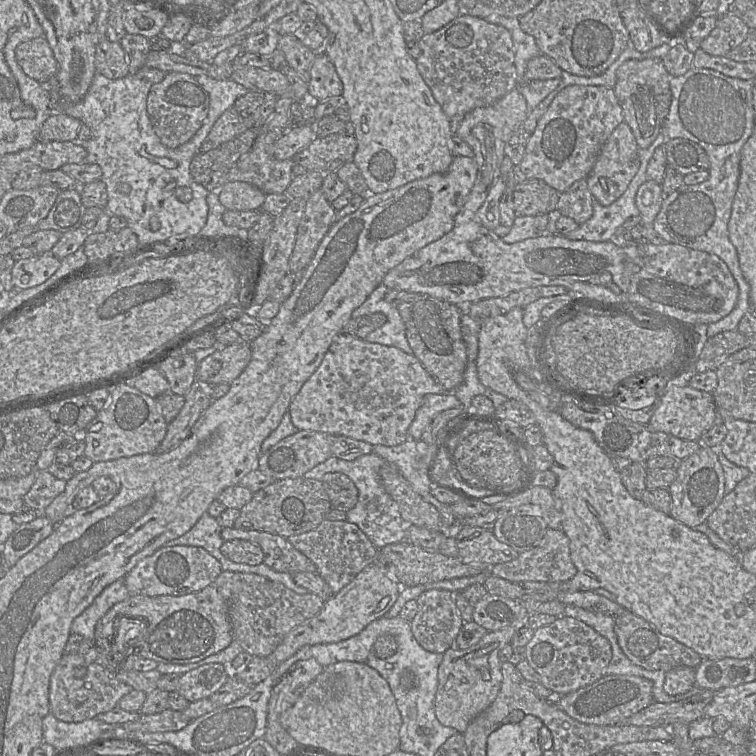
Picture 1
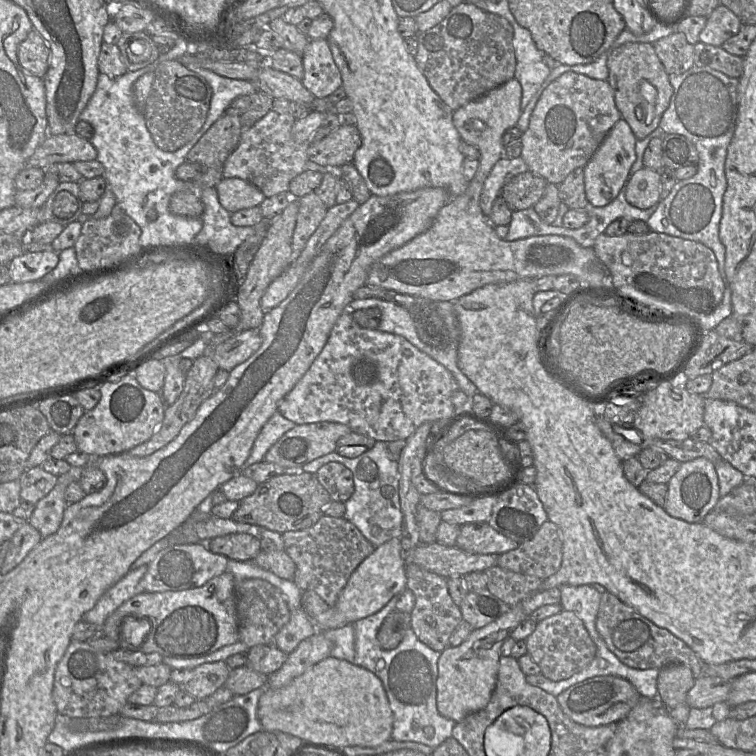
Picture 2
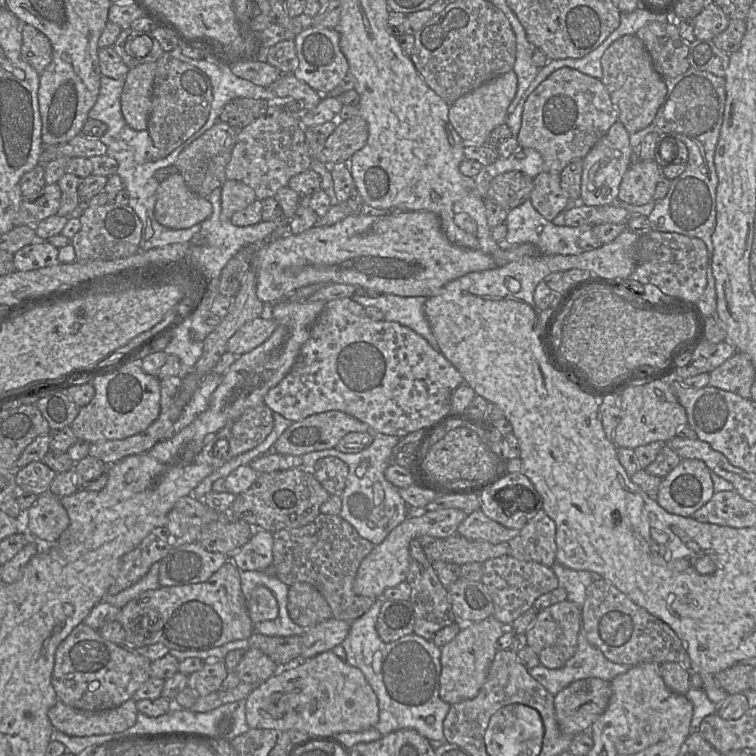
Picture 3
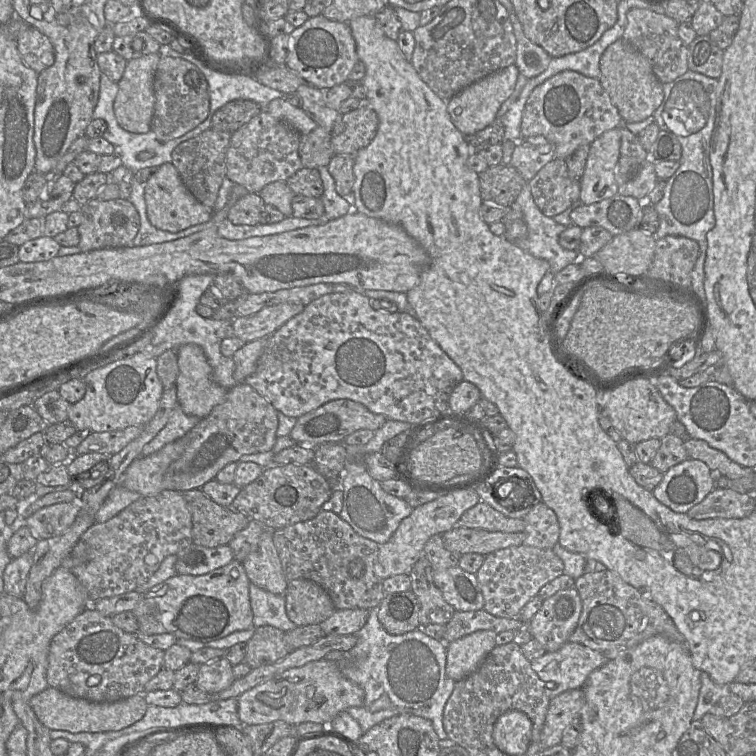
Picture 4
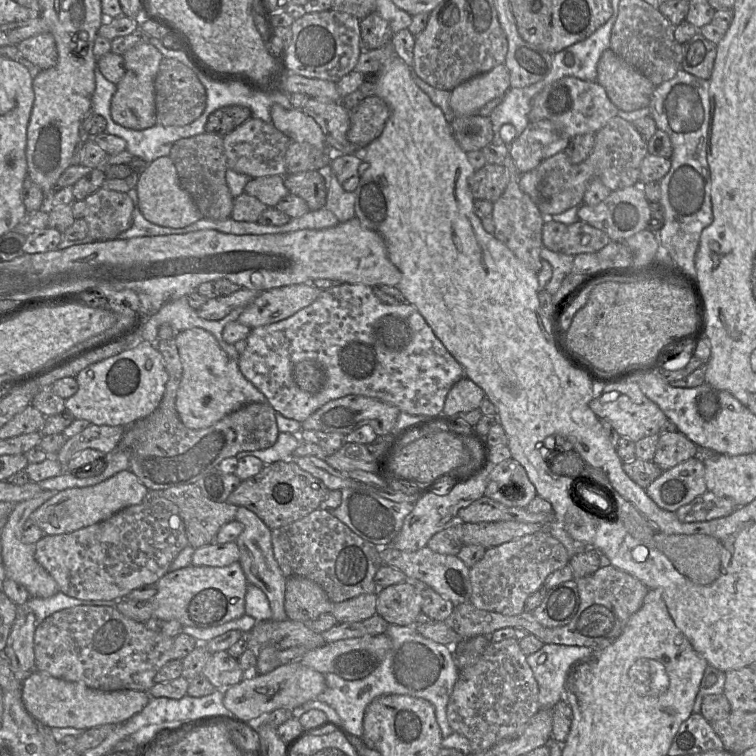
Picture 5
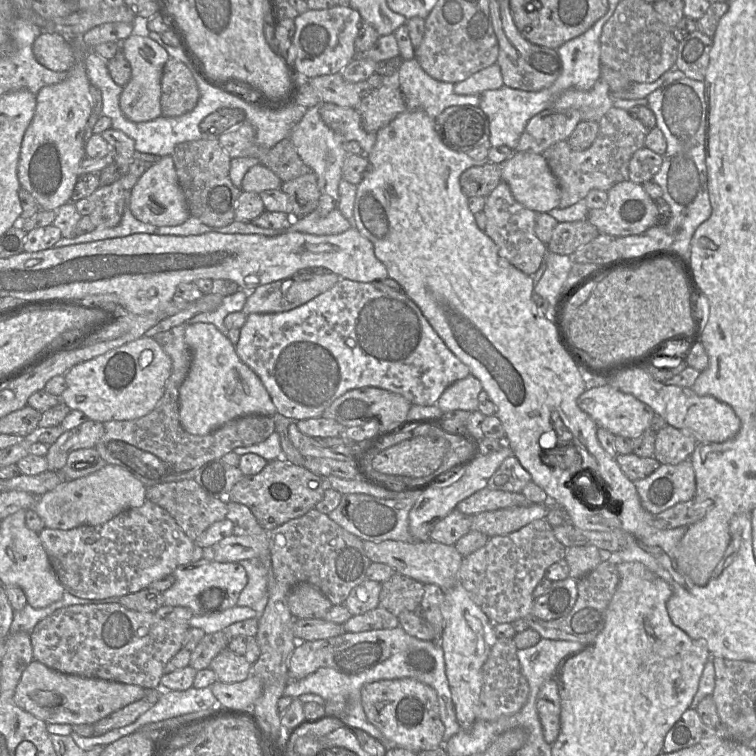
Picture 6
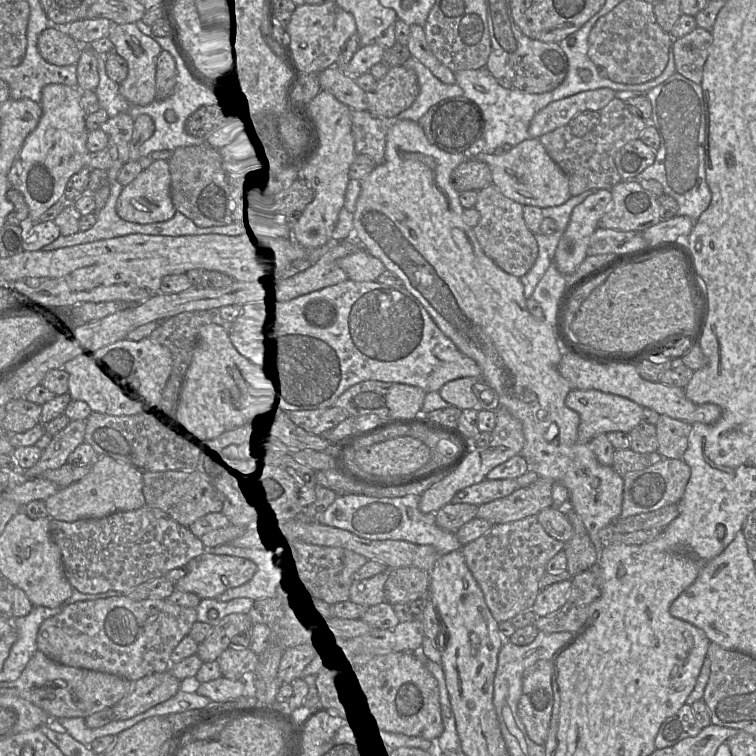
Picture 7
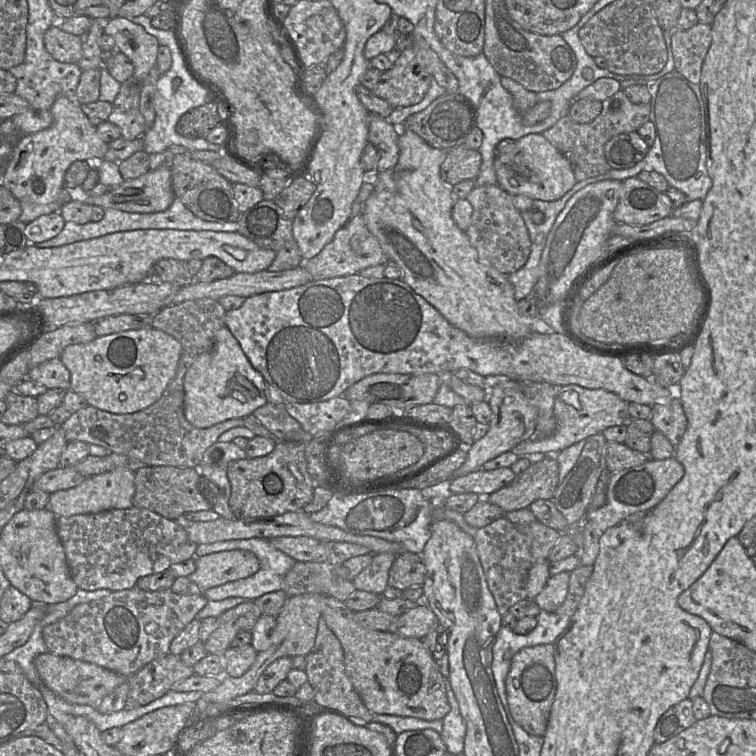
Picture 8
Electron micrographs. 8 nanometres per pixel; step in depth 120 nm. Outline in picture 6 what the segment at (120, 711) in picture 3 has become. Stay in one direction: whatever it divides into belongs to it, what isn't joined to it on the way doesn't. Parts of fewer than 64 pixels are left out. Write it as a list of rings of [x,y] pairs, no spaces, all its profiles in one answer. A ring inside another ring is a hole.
[[[33,661],[23,671],[15,689],[15,703],[46,724],[94,724],[109,714],[144,697],[146,689],[100,678],[65,674]]]

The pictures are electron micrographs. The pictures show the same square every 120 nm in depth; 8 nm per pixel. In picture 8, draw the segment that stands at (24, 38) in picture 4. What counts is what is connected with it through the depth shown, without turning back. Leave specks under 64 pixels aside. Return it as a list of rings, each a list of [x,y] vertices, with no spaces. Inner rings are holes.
[[[51,26],[44,34],[44,45],[48,53],[61,63],[78,64],[82,58],[80,36]]]

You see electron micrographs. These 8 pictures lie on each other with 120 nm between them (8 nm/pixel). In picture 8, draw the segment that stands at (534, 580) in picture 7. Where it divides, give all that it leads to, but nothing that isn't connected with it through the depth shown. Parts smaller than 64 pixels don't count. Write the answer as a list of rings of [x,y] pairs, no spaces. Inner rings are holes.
[[[501,517],[479,528],[473,538],[486,577],[488,588],[501,616],[517,602],[527,599],[525,585],[529,570],[537,563],[547,560],[562,533],[540,523],[515,524]]]

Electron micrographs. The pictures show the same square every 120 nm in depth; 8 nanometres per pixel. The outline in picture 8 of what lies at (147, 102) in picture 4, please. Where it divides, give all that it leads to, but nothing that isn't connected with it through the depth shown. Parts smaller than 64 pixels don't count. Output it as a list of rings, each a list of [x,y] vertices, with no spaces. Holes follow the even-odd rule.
[[[111,17],[103,23],[105,34],[114,38],[117,50],[125,54],[134,65],[133,80],[140,85],[156,67],[160,46],[156,37],[131,20]]]

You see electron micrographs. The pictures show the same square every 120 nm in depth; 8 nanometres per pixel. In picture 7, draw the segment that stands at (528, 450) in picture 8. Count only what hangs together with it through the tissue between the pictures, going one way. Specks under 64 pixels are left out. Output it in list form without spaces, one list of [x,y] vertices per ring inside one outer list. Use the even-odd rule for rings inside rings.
[[[572,389],[565,399],[565,404],[580,416],[578,427],[578,441],[580,443],[588,443],[602,433],[607,434],[613,431],[629,433],[642,421],[642,406],[628,398],[599,390]]]

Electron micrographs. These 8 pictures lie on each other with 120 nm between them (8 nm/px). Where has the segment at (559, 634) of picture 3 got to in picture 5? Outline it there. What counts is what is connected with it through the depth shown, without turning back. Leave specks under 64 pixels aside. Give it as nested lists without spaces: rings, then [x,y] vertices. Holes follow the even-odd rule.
[[[570,580],[549,589],[541,604],[533,610],[532,615],[545,627],[561,627],[574,619],[579,605],[577,583]]]

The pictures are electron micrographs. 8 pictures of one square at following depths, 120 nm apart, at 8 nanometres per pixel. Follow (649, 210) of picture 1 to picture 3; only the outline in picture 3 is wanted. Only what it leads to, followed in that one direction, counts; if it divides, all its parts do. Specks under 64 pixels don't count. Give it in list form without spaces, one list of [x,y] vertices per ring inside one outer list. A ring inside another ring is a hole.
[[[637,160],[629,166],[619,185],[618,200],[644,205],[653,199],[662,176],[661,167],[653,160]]]

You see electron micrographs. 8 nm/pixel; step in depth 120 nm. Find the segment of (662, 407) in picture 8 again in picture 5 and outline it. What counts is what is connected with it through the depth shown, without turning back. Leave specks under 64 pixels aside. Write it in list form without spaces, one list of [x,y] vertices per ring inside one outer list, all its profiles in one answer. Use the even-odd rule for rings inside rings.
[[[679,431],[660,434],[653,462],[663,471],[694,458],[697,445]]]

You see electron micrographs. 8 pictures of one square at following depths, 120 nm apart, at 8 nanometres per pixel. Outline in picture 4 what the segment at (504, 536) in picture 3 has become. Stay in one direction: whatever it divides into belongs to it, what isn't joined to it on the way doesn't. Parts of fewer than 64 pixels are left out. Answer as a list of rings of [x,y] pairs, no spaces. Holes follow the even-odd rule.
[[[480,501],[465,511],[455,527],[483,529],[489,532],[524,532],[525,522],[521,518],[509,518]]]

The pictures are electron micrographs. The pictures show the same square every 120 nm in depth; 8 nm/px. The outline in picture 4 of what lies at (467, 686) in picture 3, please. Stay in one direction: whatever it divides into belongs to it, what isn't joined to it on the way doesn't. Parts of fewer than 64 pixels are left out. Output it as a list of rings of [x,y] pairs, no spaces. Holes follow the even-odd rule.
[[[478,630],[446,644],[446,675],[455,682],[475,672],[496,646],[497,633]]]

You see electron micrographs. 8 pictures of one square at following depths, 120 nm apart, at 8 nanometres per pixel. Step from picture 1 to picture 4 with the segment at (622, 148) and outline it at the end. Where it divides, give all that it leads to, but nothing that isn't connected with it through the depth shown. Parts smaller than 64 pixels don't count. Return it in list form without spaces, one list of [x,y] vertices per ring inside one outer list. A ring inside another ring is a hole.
[[[619,127],[605,131],[589,146],[580,179],[579,201],[584,205],[602,201],[618,193],[614,170],[620,154]]]

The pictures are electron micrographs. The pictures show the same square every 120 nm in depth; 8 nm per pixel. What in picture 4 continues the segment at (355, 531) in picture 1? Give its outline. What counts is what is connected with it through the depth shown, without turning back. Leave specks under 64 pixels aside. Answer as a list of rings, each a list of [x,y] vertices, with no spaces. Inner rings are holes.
[[[321,510],[312,519],[273,530],[272,540],[286,581],[307,579],[317,583],[327,592],[336,610],[366,609],[370,611],[377,609],[384,598],[382,580],[375,573],[379,545],[357,534],[337,514]]]

